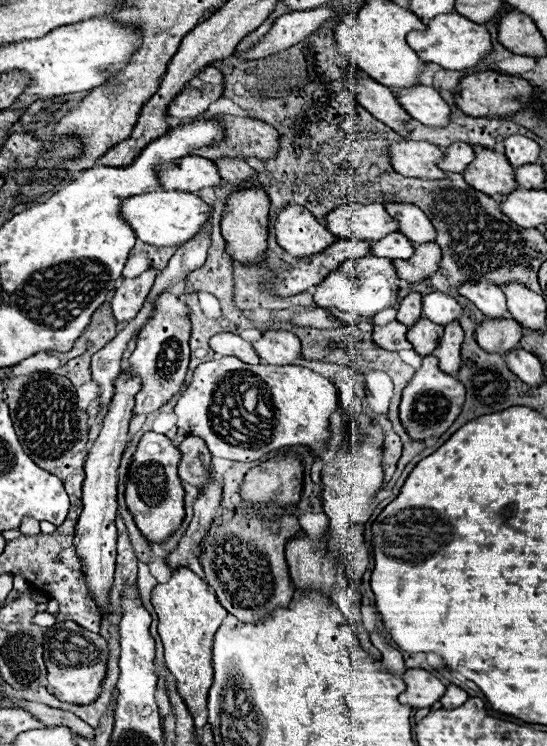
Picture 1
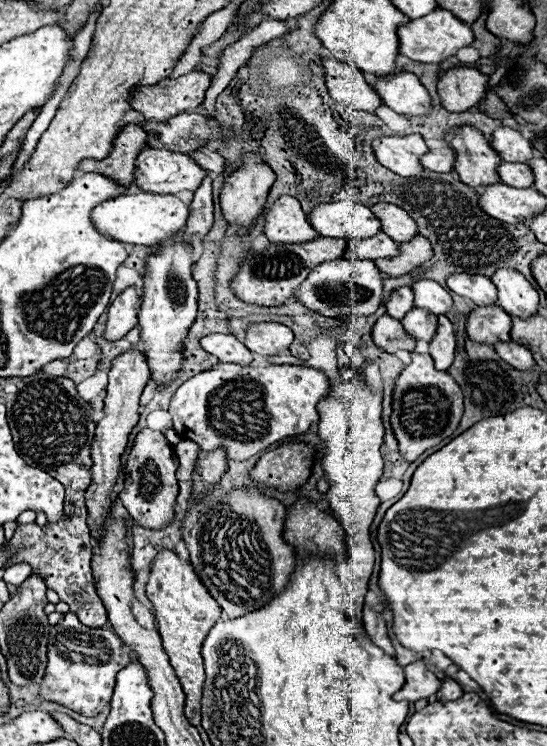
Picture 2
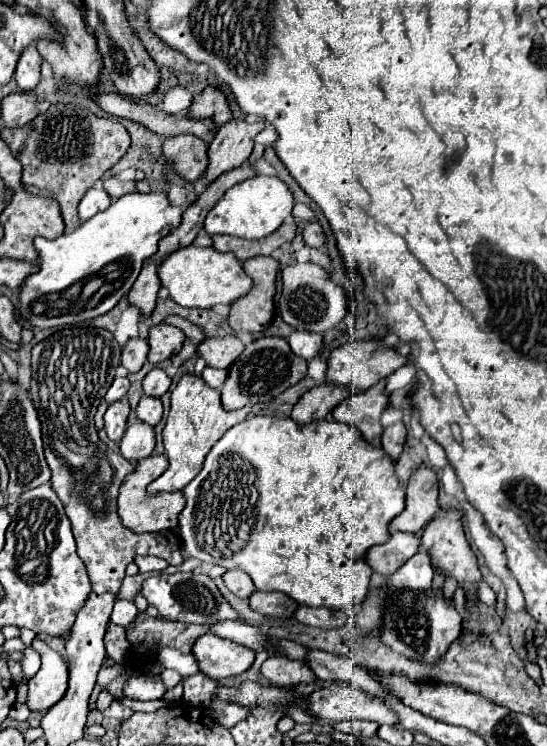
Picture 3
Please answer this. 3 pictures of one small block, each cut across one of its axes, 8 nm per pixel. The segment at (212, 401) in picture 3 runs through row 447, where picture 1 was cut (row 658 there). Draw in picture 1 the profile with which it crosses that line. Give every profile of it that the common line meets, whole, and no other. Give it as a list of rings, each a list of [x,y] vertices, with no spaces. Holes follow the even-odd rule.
[[[178,568],[166,584],[158,584],[150,598],[158,614],[158,634],[164,644],[166,668],[176,676],[178,694],[182,696],[188,712],[194,718],[194,728],[200,730],[208,722],[208,690],[214,682],[212,668],[212,646],[214,634],[218,632],[222,620],[226,618],[224,606],[208,590],[208,584],[196,576],[190,568]]]

